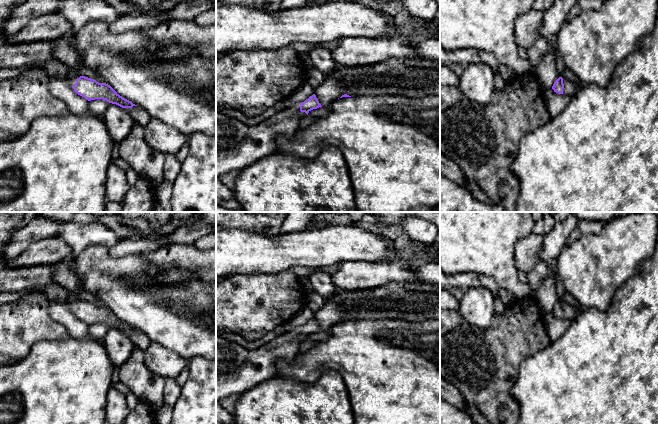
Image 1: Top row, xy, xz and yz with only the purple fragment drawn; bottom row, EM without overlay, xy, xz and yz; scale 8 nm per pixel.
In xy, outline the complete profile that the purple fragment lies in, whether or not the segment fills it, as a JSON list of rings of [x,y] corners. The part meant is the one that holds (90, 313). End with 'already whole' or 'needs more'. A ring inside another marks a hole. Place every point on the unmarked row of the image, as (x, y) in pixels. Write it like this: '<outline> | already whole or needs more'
[[[85,300],[68,304],[68,306],[78,319],[84,321],[88,325],[103,323],[122,332],[132,332],[133,330],[137,330],[131,325],[120,320],[106,307],[99,307],[96,304]]] | needs more

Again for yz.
[[[559,301],[553,308],[552,313],[554,316],[572,321],[580,313],[569,303]]] | needs more

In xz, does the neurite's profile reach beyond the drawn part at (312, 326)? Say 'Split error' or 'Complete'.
Split error

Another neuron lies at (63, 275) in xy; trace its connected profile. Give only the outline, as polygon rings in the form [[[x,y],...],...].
[[[68,256],[65,260],[58,262],[54,266],[52,279],[55,283],[73,291],[79,296],[80,300],[85,300],[95,304],[94,295],[90,292],[78,287],[78,278],[72,270],[72,256]]]

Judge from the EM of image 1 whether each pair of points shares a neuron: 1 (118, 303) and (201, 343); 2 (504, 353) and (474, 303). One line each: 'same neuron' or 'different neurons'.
1: same neuron
2: different neurons

